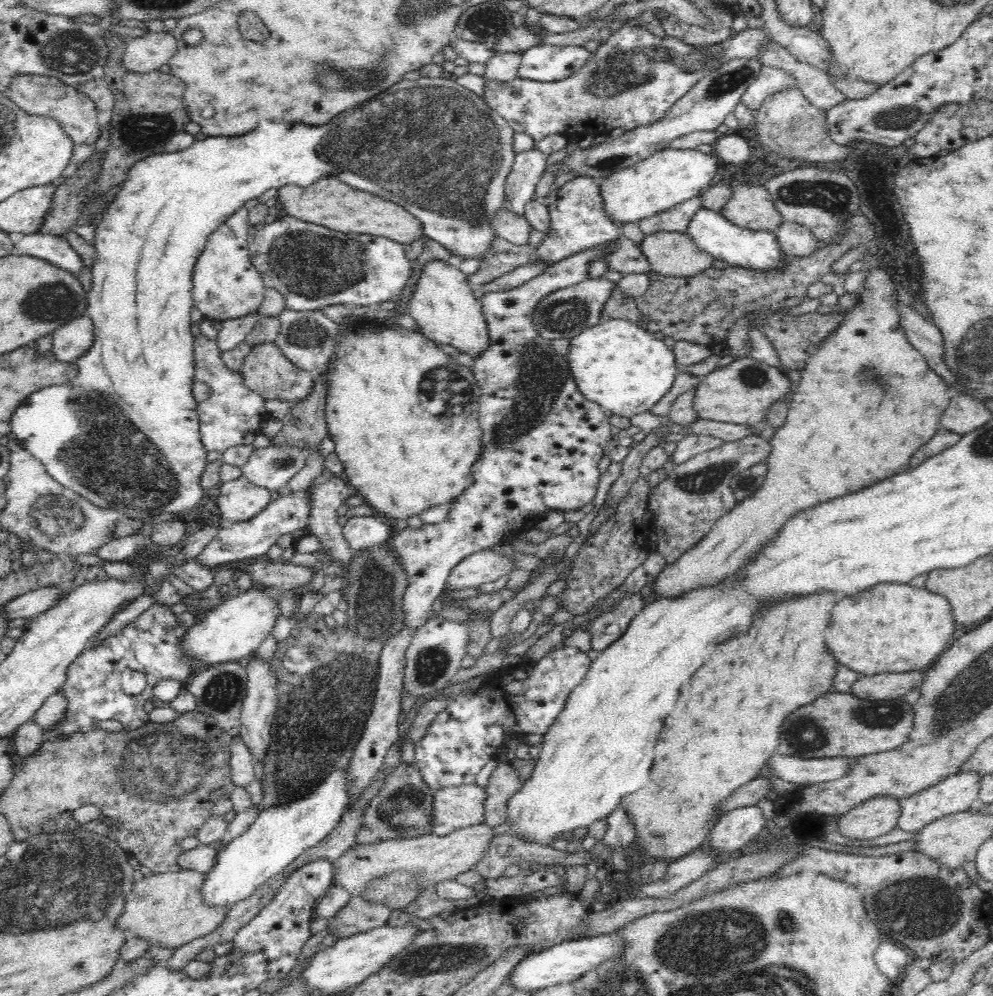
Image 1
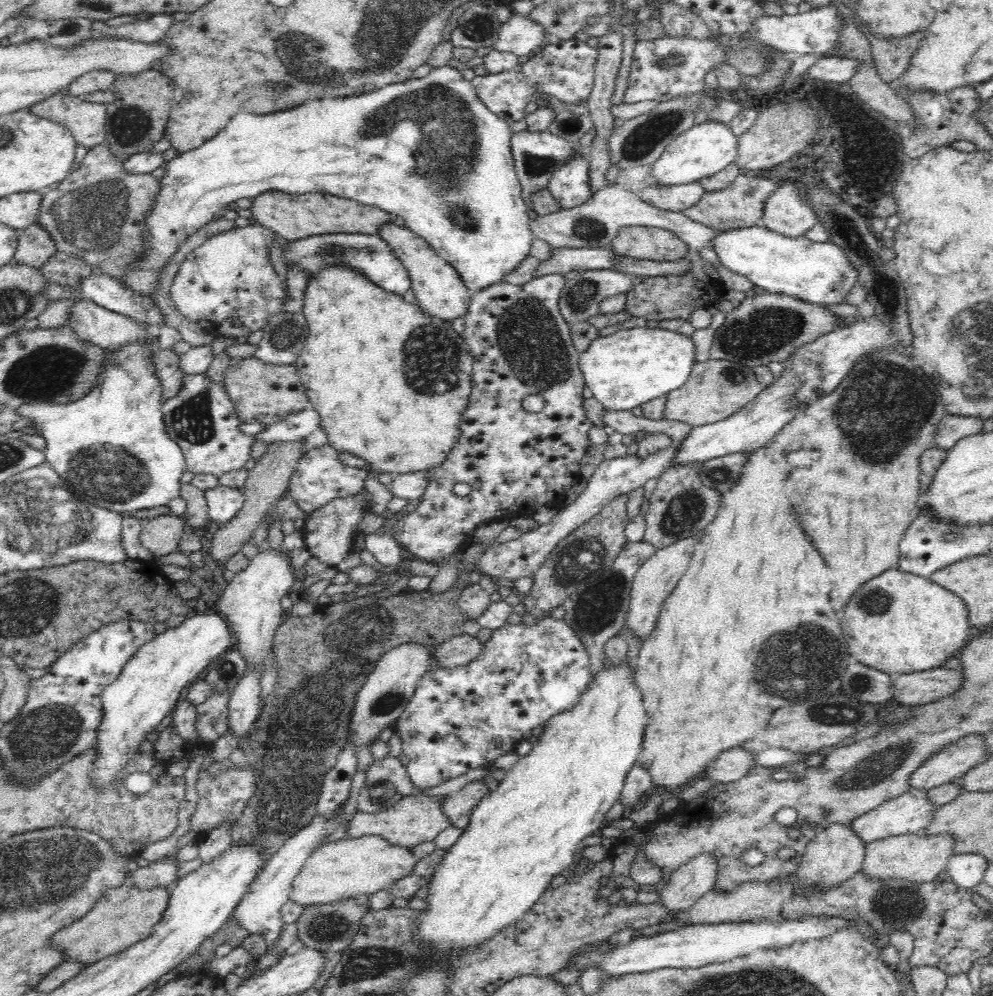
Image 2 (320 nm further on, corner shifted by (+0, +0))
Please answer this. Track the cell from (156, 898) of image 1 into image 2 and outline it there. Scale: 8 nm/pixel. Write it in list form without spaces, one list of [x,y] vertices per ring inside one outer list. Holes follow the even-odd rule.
[[[125,883],[119,888],[109,889],[85,914],[86,916],[60,928],[50,938],[51,947],[61,950],[68,962],[88,965],[118,954],[152,934],[154,926],[164,918],[163,914],[168,908],[170,896],[171,891],[166,887],[140,891],[134,885]]]

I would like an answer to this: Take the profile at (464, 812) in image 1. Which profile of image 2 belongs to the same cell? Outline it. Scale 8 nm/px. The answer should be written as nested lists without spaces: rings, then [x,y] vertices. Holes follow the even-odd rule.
[[[420,792],[412,794],[396,802],[386,810],[377,813],[365,813],[357,811],[351,816],[346,830],[347,838],[358,838],[362,836],[379,836],[387,840],[392,846],[414,847],[422,842],[434,841],[434,838],[443,830],[446,830],[451,822],[441,811],[441,802],[446,794],[442,796],[428,796]]]

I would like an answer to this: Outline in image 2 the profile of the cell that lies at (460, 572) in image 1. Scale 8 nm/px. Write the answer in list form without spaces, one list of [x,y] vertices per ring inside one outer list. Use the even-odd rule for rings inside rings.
[[[680,446],[666,448],[655,454],[640,458],[637,455],[620,456],[618,458],[604,459],[597,465],[594,474],[587,480],[585,490],[579,494],[576,499],[568,506],[559,509],[558,513],[548,522],[538,526],[536,530],[524,533],[520,538],[504,542],[504,544],[492,544],[484,550],[480,560],[476,562],[475,570],[481,574],[488,574],[493,580],[500,578],[510,578],[518,580],[524,576],[533,576],[533,574],[543,566],[547,555],[565,536],[568,536],[602,512],[613,498],[621,494],[628,494],[636,488],[643,487],[650,478],[658,478],[666,469],[670,468],[674,456],[678,454]]]

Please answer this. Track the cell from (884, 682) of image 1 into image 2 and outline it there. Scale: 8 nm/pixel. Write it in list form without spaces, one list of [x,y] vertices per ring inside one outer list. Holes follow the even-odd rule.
[[[934,668],[893,676],[892,701],[909,707],[930,704],[940,698],[952,696],[960,690],[964,677],[963,668]]]

